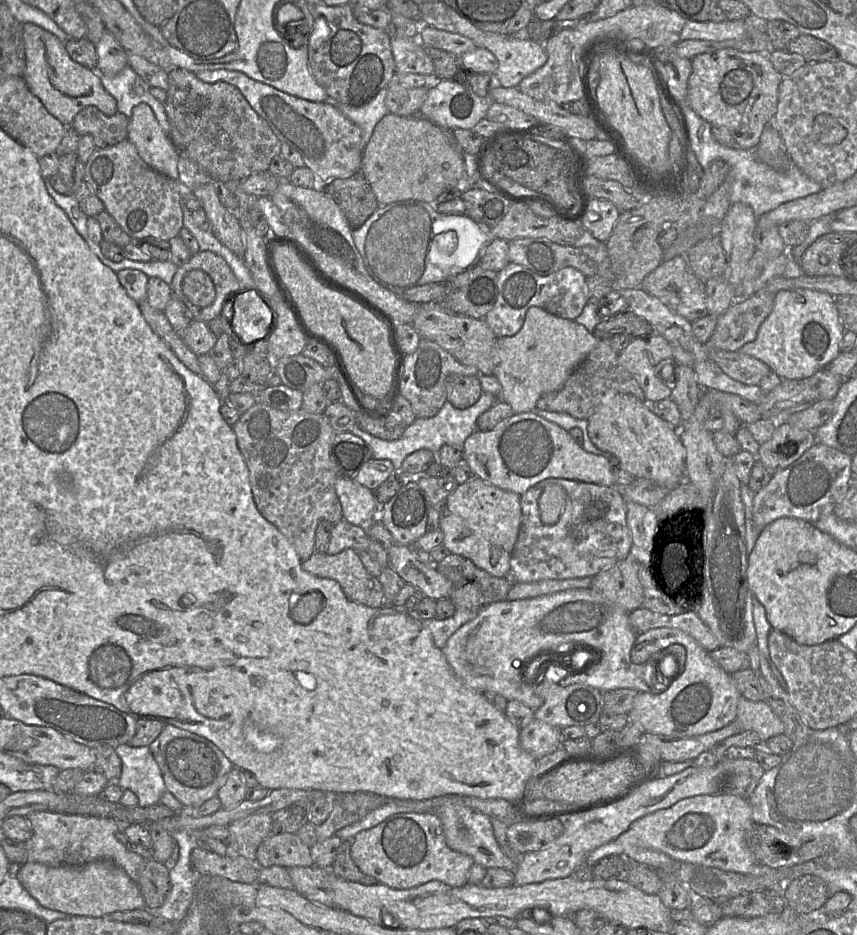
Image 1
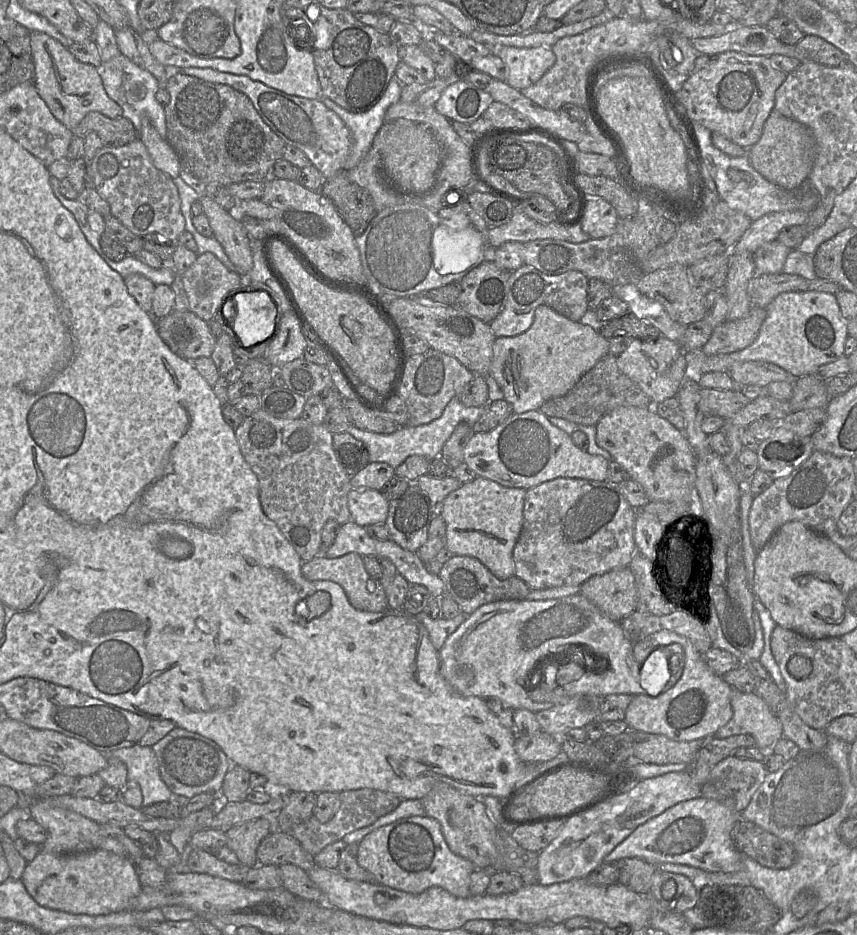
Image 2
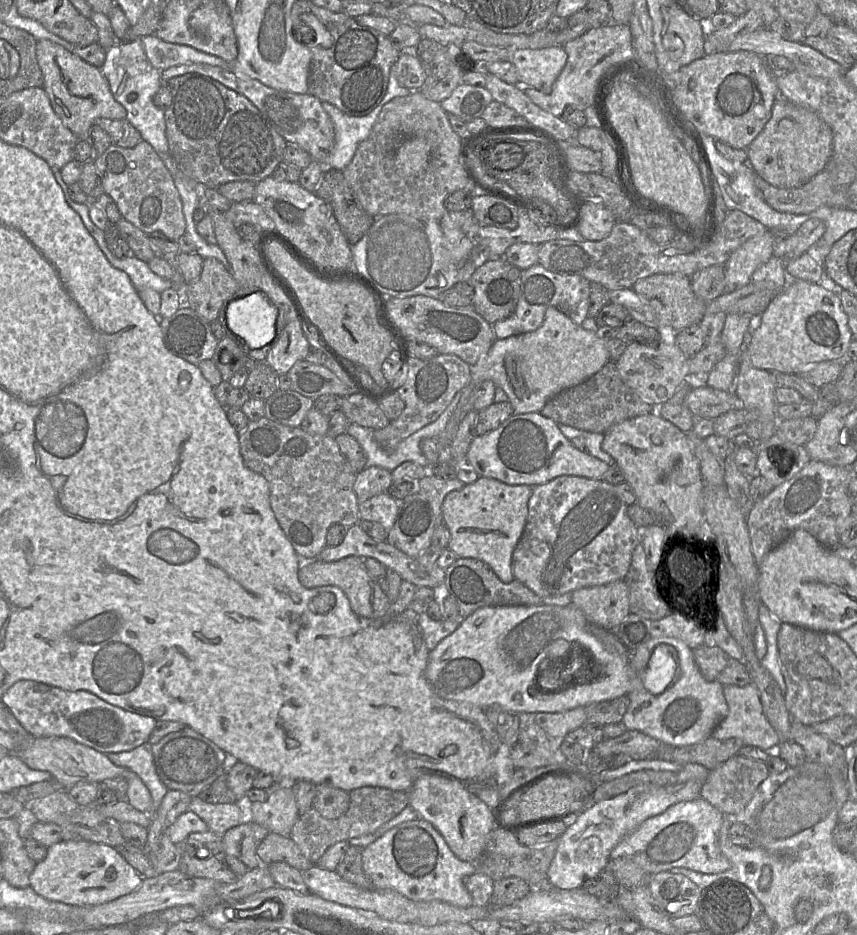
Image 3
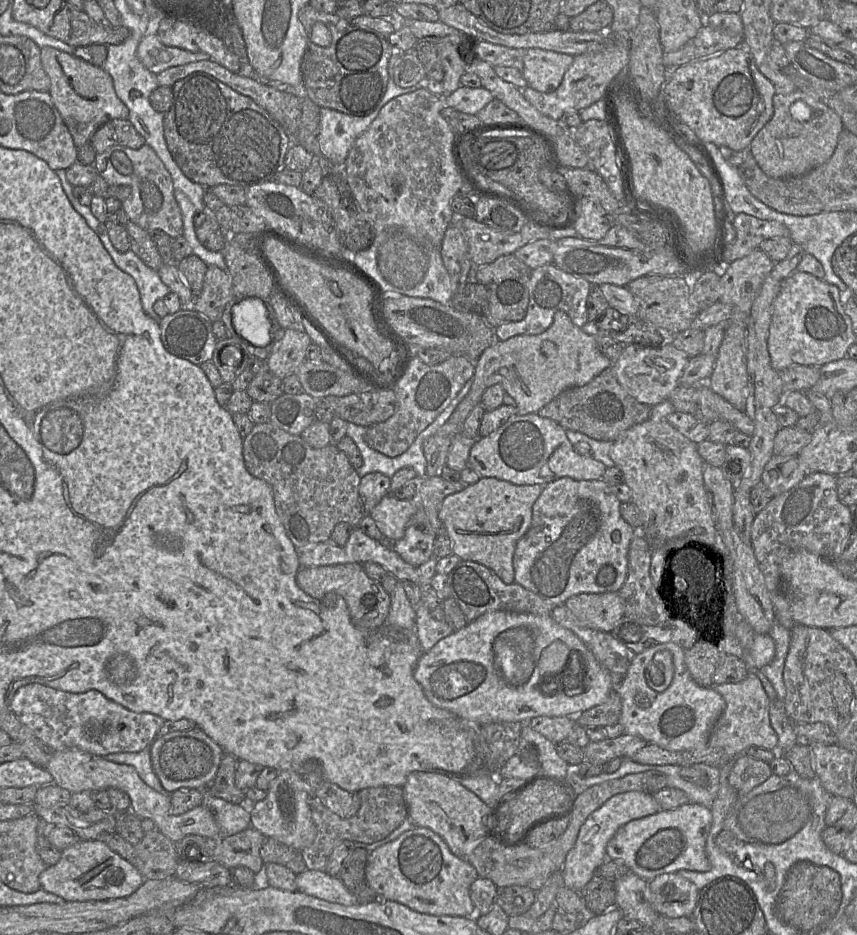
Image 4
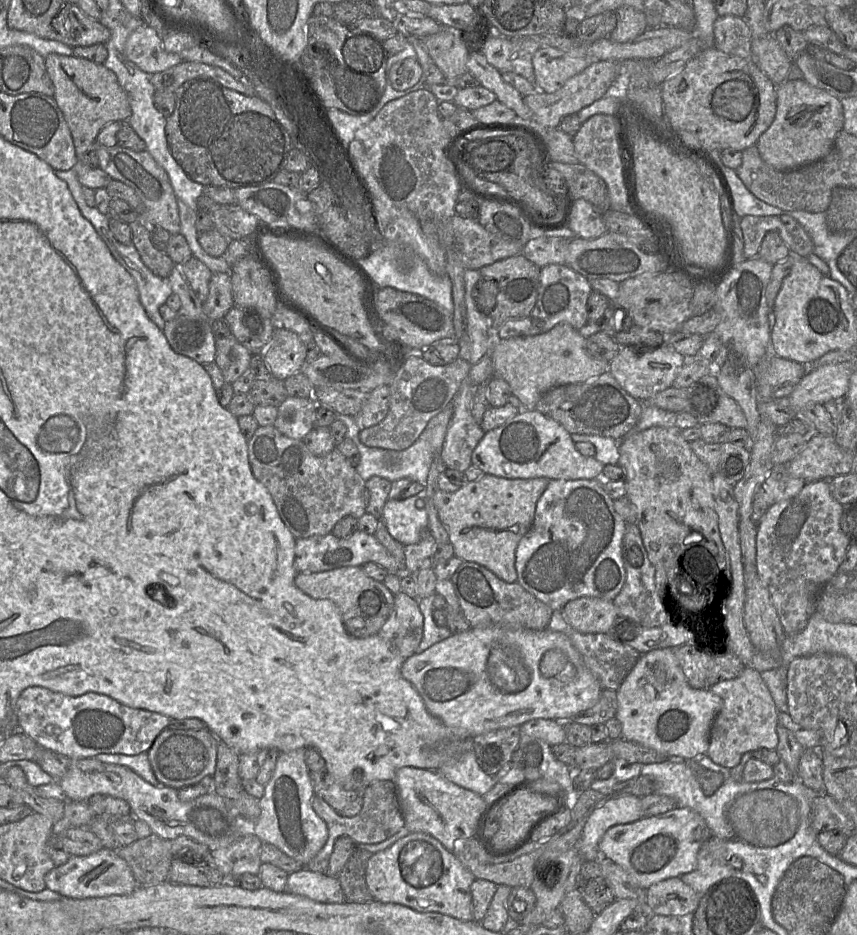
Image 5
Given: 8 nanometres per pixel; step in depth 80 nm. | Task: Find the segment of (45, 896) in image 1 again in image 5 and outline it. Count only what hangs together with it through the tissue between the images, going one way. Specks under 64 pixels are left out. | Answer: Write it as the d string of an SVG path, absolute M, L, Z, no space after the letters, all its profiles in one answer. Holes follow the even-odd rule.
M105 847L87 856L71 855L65 864L46 874L45 884L46 888L73 899L127 895L139 886L127 862L117 851Z

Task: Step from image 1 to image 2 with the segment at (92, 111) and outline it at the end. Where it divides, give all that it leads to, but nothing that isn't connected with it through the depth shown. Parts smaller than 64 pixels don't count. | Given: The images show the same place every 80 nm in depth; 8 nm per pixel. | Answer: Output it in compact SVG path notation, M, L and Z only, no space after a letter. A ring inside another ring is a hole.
M89 112L71 131L82 137L94 131L105 147L120 147L138 139L137 131L129 119L123 116L109 118L99 112Z

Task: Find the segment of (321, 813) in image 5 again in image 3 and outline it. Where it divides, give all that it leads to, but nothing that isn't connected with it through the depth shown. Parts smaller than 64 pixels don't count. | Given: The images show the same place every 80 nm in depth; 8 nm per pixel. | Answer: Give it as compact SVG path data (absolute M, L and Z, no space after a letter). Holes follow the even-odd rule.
M361 787L349 791L348 810L336 819L326 819L314 808L301 814L294 824L290 837L302 854L316 865L325 851L337 842L374 833L380 826L397 816L409 805L409 794L382 787Z

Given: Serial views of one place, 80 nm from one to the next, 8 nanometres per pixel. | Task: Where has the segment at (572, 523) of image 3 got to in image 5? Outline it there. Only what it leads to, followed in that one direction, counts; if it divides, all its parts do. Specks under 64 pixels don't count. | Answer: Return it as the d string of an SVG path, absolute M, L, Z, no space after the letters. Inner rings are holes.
M602 477L550 480L537 502L533 524L516 549L517 582L553 610L562 610L569 601L580 597L613 601L626 581L623 537L628 524L617 514L614 501L605 491Z

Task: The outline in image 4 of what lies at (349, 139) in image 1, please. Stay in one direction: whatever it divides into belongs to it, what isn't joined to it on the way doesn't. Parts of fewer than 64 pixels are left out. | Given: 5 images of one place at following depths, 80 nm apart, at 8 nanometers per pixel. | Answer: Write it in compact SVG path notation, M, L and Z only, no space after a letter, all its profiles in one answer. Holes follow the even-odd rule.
M211 60L191 62L181 66L170 67L158 73L156 78L159 86L172 87L175 82L193 73L206 73L226 84L234 91L251 98L281 125L286 134L292 139L293 143L303 146L316 158L319 158L318 133L320 126L320 107L310 100L303 93L303 90L286 89L282 86L275 86L274 84L262 82L256 77L243 76L231 72L227 68Z

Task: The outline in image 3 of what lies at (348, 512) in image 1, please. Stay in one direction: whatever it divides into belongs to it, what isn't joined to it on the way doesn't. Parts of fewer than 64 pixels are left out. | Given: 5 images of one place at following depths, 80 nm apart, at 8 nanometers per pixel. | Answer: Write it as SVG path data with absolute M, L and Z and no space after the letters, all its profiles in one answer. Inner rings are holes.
M387 492L375 495L359 503L360 520L376 522L389 531L396 521L399 502Z

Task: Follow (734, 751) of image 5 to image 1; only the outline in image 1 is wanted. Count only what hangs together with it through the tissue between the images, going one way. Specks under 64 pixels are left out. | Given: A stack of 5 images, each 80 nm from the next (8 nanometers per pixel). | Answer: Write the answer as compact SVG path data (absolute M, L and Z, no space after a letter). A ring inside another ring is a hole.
M741 696L734 720L742 731L755 731L764 743L773 736L784 734L782 720L772 711L766 701L750 701Z

